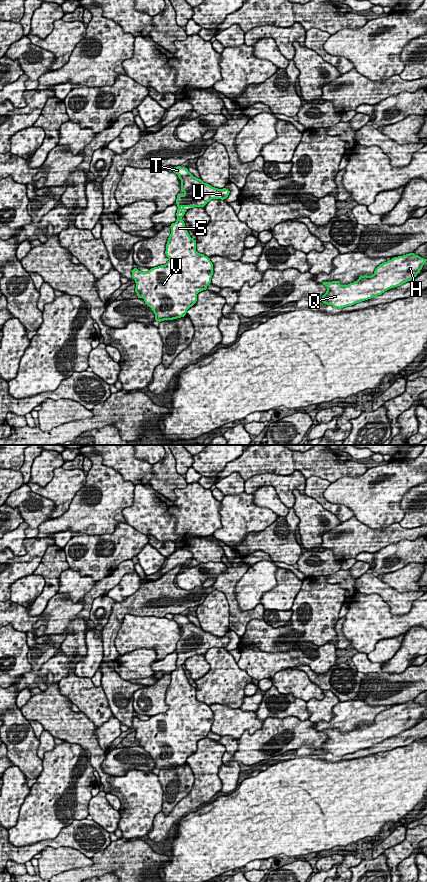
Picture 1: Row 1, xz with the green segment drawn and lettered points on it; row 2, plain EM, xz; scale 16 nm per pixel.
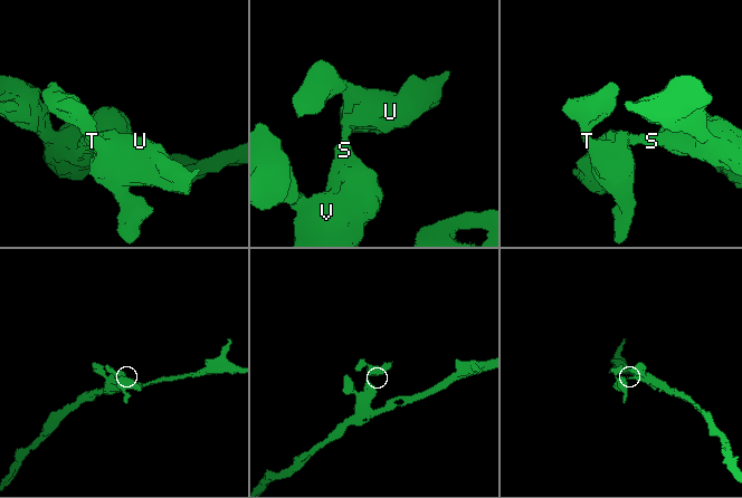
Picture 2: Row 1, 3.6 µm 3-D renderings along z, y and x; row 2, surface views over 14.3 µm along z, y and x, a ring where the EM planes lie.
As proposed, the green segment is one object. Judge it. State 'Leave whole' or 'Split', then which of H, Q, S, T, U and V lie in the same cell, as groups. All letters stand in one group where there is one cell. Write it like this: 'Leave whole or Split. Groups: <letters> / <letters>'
Leave whole. Groups: H Q S T U V

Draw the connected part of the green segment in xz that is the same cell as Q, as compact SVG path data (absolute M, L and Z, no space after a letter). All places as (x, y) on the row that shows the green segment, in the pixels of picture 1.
M410 253L380 264L373 275L360 276L348 285L341 285L339 281L323 282L327 291L320 300L338 309L352 306L411 281L426 261L427 259Z

